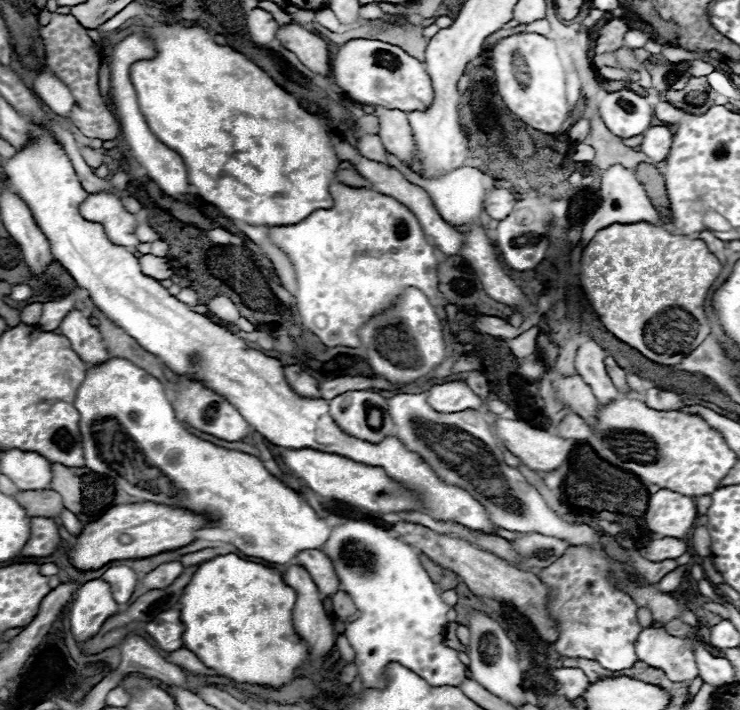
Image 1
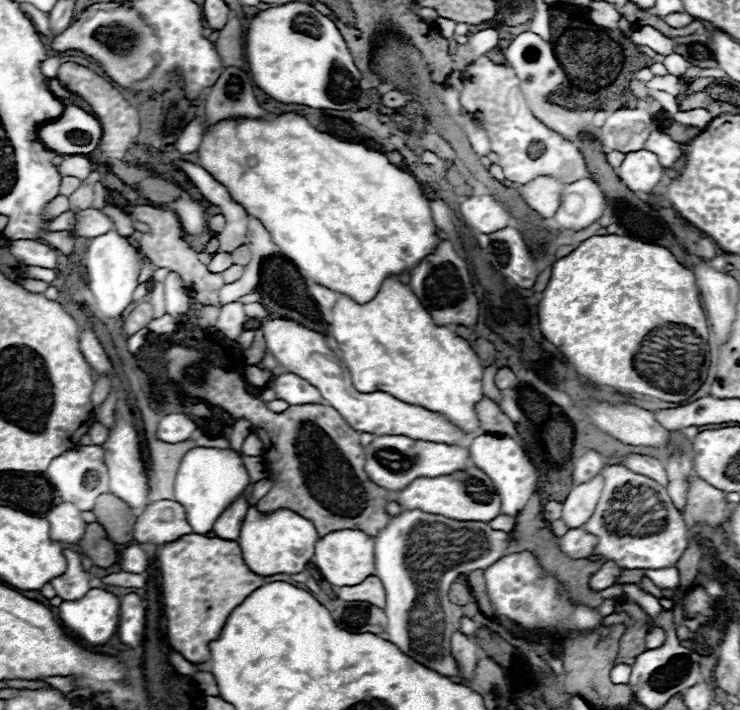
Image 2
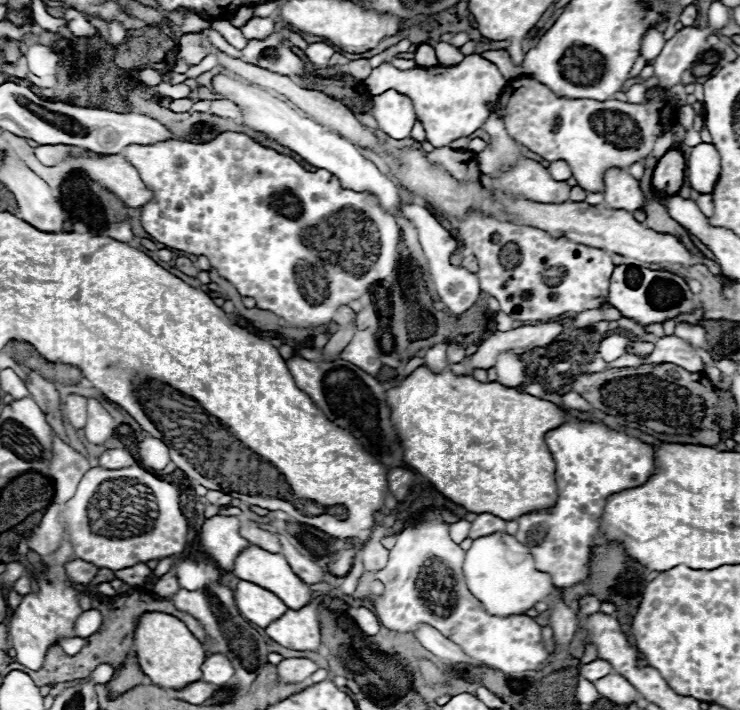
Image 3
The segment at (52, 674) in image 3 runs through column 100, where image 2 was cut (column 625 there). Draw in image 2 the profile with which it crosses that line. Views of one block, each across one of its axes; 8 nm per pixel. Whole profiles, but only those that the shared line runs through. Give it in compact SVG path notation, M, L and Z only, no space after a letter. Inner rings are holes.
M630 602L618 604L616 612L628 612L634 620L634 624L630 628L626 628L626 632L620 638L620 650L618 650L616 664L632 664L636 660L636 656L646 650L644 638L646 638L648 630L652 628L652 620L640 606L630 604Z

